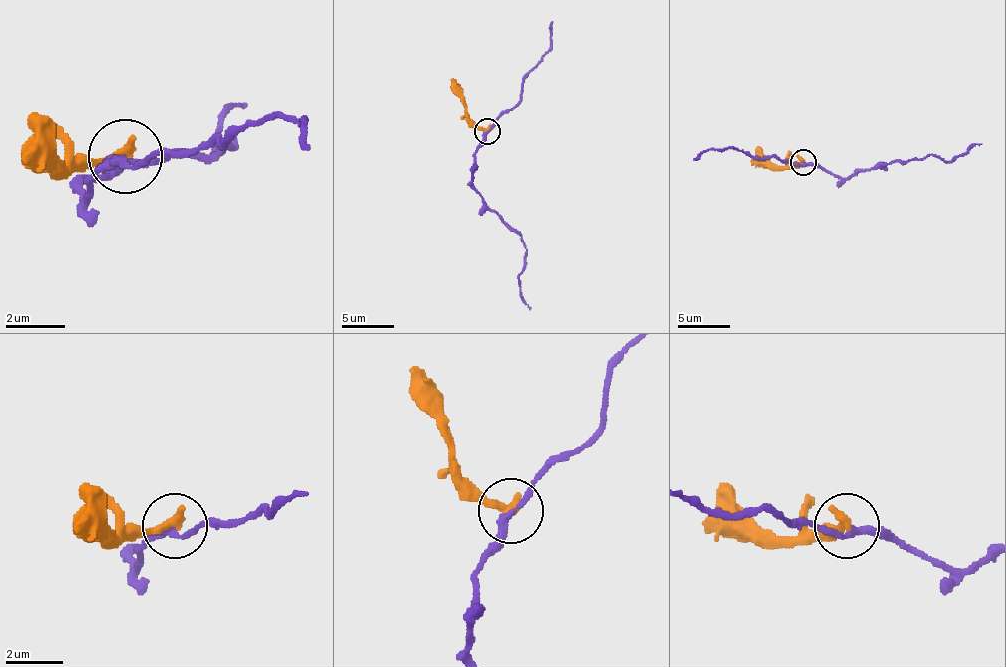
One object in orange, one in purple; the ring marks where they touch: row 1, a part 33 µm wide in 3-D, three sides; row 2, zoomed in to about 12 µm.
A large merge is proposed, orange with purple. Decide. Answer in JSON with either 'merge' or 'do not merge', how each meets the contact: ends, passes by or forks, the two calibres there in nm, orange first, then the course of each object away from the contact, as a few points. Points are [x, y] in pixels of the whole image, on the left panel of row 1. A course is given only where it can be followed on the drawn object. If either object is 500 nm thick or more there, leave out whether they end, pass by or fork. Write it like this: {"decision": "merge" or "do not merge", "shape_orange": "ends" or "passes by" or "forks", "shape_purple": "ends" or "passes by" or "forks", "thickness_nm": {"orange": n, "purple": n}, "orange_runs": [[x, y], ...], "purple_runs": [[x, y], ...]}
{"decision": "do not merge", "shape_orange": "ends", "shape_purple": "passes by", "thickness_nm": {"orange": 360, "purple": 200}, "orange_runs": [[123, 154], [64, 169], [20, 154]], "purple_runs": [[123, 154], [94, 177], [86, 199], [86, 184], [130, 162], [234, 140], [212, 154], [219, 118], [241, 103]]}

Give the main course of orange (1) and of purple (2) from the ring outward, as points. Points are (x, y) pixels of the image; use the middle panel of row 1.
1: (486, 131), (465, 110), (463, 94), (450, 79)
2: (486, 131), (484, 144), (476, 152), (473, 189), (521, 237), (526, 268), (518, 281), (521, 300), (528, 310)

